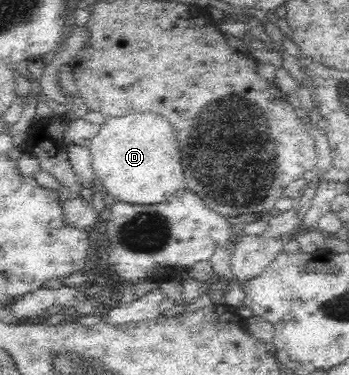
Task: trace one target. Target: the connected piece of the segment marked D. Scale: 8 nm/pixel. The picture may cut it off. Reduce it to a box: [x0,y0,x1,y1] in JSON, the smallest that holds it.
[89,112,184,205]

